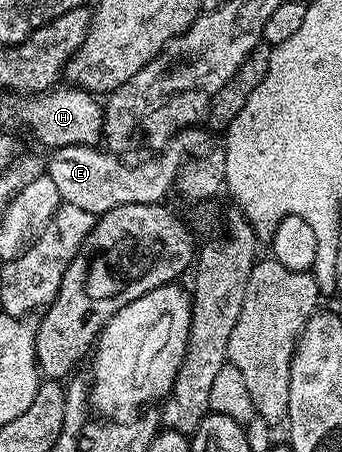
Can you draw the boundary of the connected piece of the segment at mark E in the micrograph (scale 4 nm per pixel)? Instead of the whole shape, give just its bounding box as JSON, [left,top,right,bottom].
[47,128,208,216]

